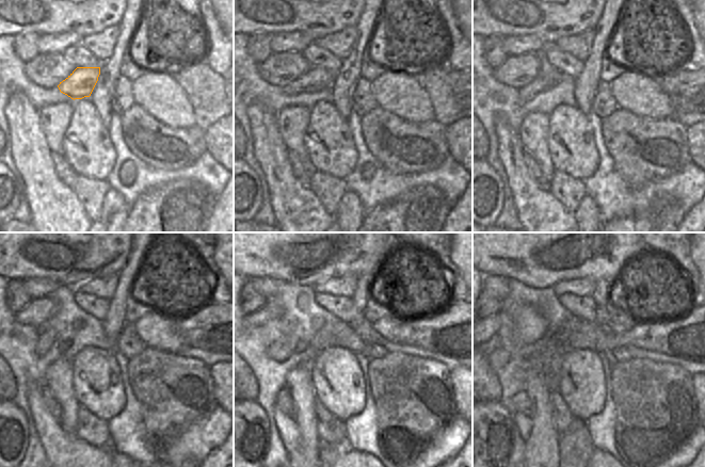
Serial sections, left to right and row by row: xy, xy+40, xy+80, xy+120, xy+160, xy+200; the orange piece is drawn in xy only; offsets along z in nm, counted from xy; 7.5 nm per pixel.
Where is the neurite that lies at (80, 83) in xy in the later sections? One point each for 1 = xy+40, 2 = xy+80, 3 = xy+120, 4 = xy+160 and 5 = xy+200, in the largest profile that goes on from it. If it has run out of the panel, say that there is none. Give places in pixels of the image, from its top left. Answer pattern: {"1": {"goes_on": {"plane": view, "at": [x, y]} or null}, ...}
{"1": {"goes_on": {"plane": "xy+40", "at": [315, 79]}}, "2": {"goes_on": {"plane": "xy+80", "at": [542, 82]}}, "3": {"goes_on": {"plane": "xy+120", "at": [46, 336]}}, "4": {"goes_on": {"plane": "xy+160", "at": [284, 347]}}, "5": {"goes_on": {"plane": "xy+200", "at": [497, 358]}}}

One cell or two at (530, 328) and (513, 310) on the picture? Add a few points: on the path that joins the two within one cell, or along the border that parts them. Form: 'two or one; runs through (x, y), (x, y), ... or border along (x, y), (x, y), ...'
one; runs through (527, 324), (517, 315)

